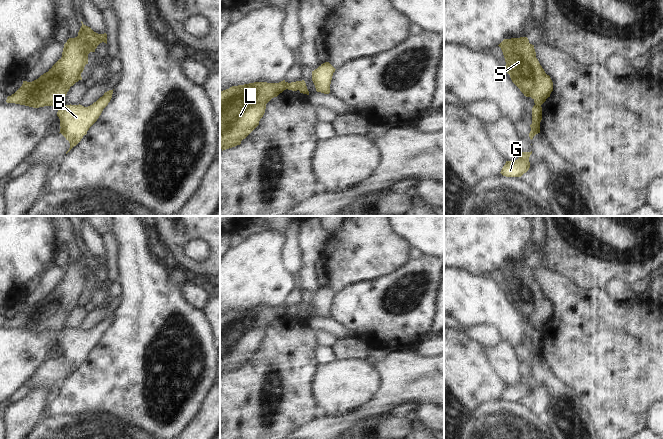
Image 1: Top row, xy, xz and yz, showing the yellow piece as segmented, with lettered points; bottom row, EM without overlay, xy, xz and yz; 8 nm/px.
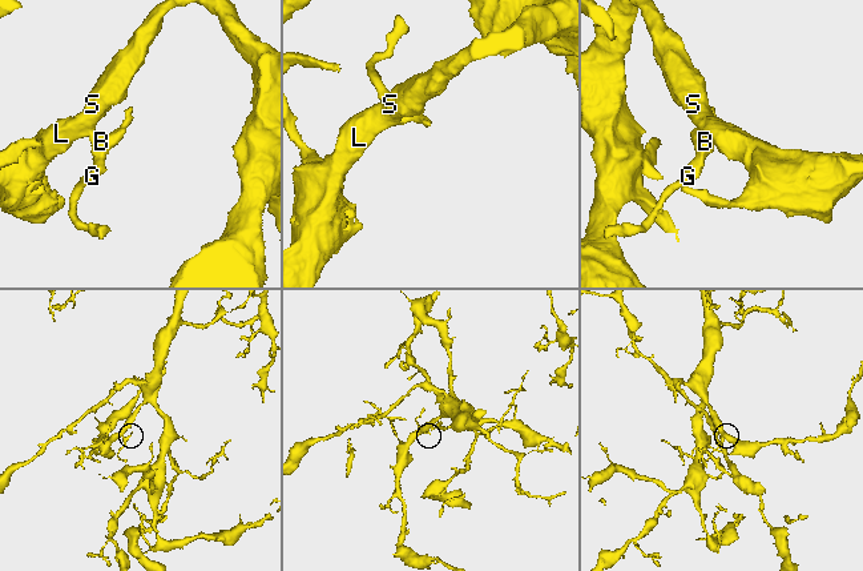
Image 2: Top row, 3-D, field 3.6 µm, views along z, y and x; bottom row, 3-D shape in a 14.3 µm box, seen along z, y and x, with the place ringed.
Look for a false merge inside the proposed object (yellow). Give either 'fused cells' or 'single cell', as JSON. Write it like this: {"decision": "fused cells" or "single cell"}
{"decision": "fused cells"}

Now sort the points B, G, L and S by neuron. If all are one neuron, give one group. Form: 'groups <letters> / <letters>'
groups B G / L S

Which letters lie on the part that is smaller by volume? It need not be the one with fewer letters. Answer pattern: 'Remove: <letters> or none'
Remove: B, G

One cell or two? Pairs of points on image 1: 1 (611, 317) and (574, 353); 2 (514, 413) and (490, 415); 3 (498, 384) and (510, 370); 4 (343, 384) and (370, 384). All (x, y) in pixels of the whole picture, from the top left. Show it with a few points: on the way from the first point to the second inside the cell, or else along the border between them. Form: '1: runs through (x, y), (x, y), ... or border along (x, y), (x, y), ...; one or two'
1: runs through (602, 326), (583, 345); one
2: runs through (508, 415), (496, 415); one
3: border along (488, 361), (507, 384); two
4: runs through (350, 384), (363, 384); one

